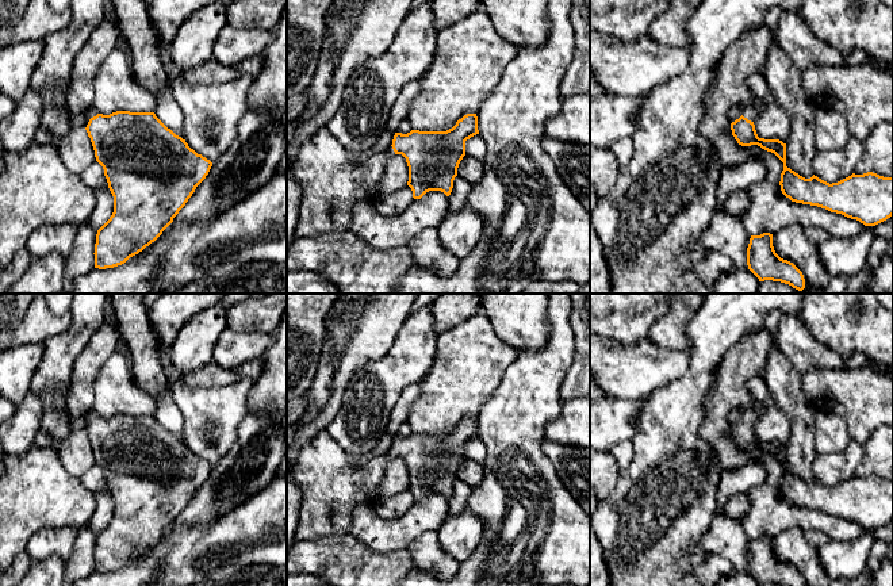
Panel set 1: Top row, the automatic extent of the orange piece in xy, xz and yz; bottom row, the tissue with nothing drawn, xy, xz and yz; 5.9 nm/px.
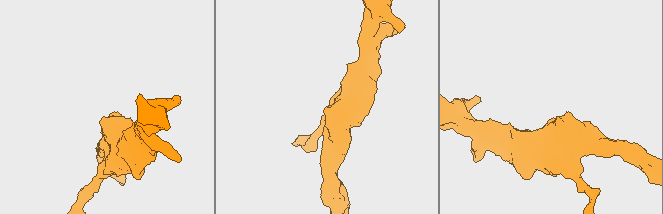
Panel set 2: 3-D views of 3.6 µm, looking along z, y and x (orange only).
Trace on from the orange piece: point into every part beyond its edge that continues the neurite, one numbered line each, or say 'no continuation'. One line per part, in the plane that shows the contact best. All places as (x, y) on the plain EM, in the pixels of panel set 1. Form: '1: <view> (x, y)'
1: yz (748, 414)

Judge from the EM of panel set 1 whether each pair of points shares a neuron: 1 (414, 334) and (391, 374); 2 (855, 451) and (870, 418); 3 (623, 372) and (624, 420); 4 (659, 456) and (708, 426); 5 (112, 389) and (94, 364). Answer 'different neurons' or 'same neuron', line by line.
1: same neuron
2: different neurons
3: different neurons
4: different neurons
5: different neurons

